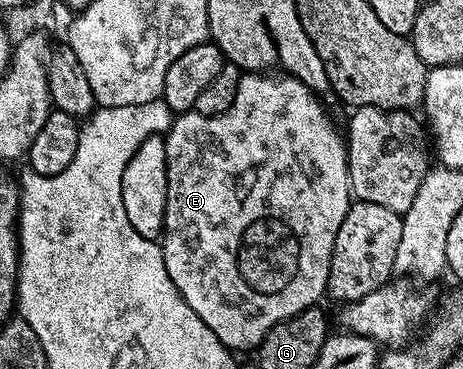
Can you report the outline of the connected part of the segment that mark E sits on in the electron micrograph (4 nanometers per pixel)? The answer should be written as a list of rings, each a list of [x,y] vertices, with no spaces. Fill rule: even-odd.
[[[245,73],[239,81],[239,89],[235,93],[235,101],[231,109],[222,115],[201,115],[192,110],[178,114],[164,136],[167,153],[167,205],[165,206],[165,230],[161,251],[165,255],[167,273],[171,273],[171,281],[179,289],[179,293],[203,317],[203,325],[219,337],[224,347],[240,353],[248,349],[256,349],[275,324],[289,319],[295,313],[314,306],[320,295],[326,294],[329,286],[329,262],[335,245],[335,237],[339,233],[339,225],[343,225],[343,217],[347,217],[351,206],[349,190],[349,156],[347,143],[337,132],[335,124],[329,120],[320,98],[307,85],[292,77],[268,79],[265,73]]]

